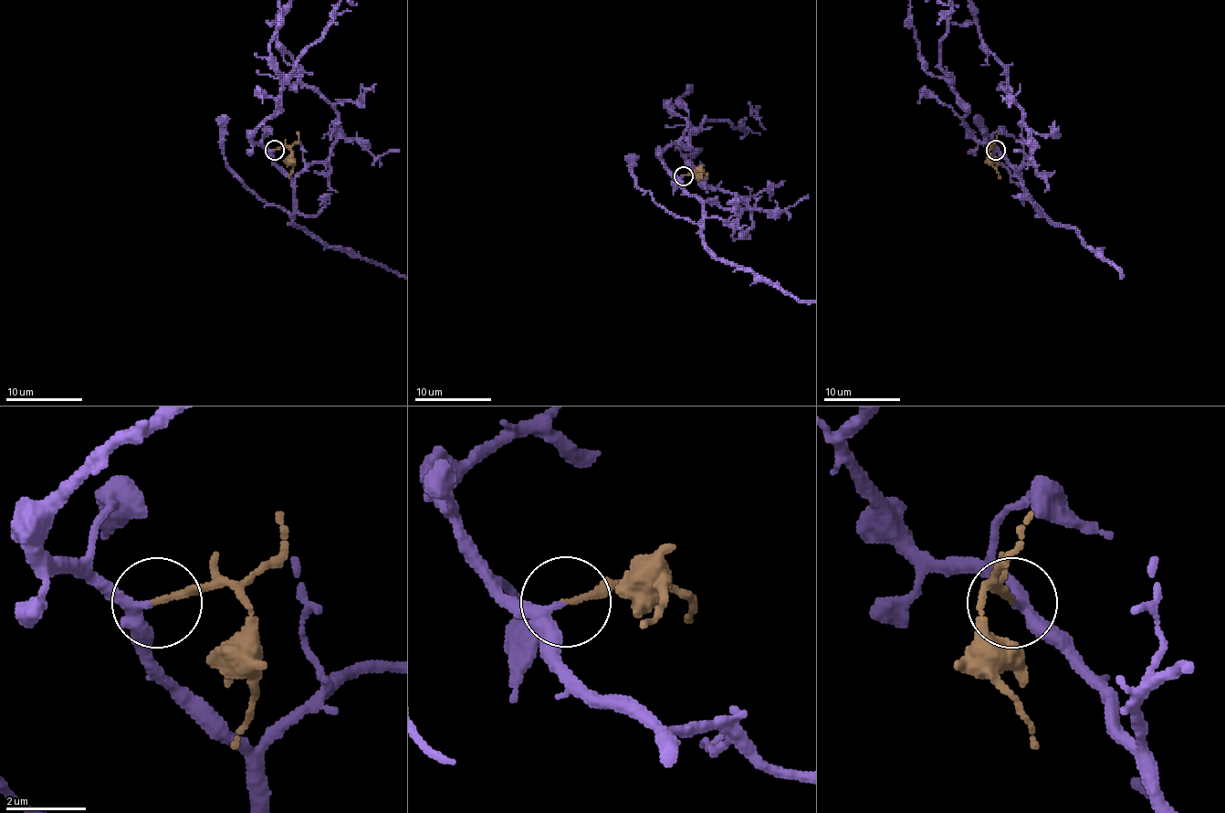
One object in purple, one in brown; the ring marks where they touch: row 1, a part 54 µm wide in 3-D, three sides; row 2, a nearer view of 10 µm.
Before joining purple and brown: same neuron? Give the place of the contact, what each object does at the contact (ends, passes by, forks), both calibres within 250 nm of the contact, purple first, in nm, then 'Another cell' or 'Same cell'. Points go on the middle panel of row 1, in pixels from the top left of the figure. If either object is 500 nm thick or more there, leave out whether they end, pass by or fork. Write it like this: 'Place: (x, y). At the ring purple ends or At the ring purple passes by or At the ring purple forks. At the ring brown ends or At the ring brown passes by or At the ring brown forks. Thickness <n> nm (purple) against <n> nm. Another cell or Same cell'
Place: (683, 175). At the ring purple passes by. At the ring brown ends. Thickness 200 nm (purple) against 170 nm. Same cell

